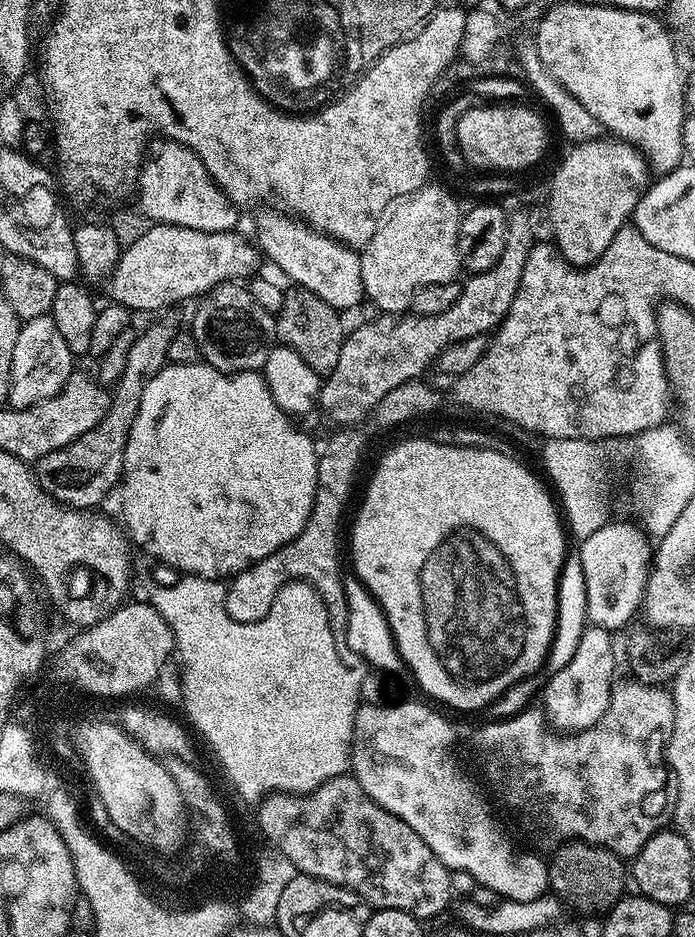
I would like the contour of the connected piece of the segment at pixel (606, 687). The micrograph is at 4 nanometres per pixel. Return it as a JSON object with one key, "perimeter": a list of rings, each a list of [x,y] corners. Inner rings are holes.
{"perimeter":[[[585,628],[582,642],[578,642],[578,650],[574,650],[574,658],[550,678],[542,693],[542,711],[555,731],[561,734],[581,732],[606,714],[614,691],[612,675],[616,672],[616,644],[612,640],[615,640],[613,633],[604,628]]]}

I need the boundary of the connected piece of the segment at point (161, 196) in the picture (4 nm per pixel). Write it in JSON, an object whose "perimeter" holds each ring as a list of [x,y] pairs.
{"perimeter":[[[164,142],[152,161],[145,163],[138,173],[139,211],[158,224],[186,226],[203,232],[231,232],[240,216],[237,205],[216,185],[204,161],[191,147]]]}

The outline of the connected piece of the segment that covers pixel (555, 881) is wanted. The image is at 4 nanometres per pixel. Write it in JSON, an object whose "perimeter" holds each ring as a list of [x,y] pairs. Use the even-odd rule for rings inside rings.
{"perimeter":[[[569,841],[561,845],[548,862],[549,891],[563,905],[578,912],[606,912],[625,893],[628,884],[628,868],[623,857],[609,848],[584,841]]]}

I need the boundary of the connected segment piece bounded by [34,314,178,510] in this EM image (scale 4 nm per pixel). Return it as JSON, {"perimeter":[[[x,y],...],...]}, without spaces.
{"perimeter":[[[164,314],[149,326],[145,332],[141,331],[136,337],[134,346],[130,346],[130,354],[126,354],[126,370],[120,375],[110,392],[110,403],[108,413],[94,426],[94,430],[86,430],[74,442],[62,446],[58,450],[50,450],[41,460],[35,461],[34,472],[41,485],[46,489],[49,496],[52,496],[59,504],[66,504],[70,508],[81,510],[92,510],[100,504],[112,492],[112,487],[121,483],[124,475],[124,447],[128,441],[130,430],[134,426],[134,418],[138,418],[138,406],[142,406],[142,390],[146,390],[148,380],[154,378],[168,364],[168,343],[170,338],[178,331],[178,324],[172,314]]]}

